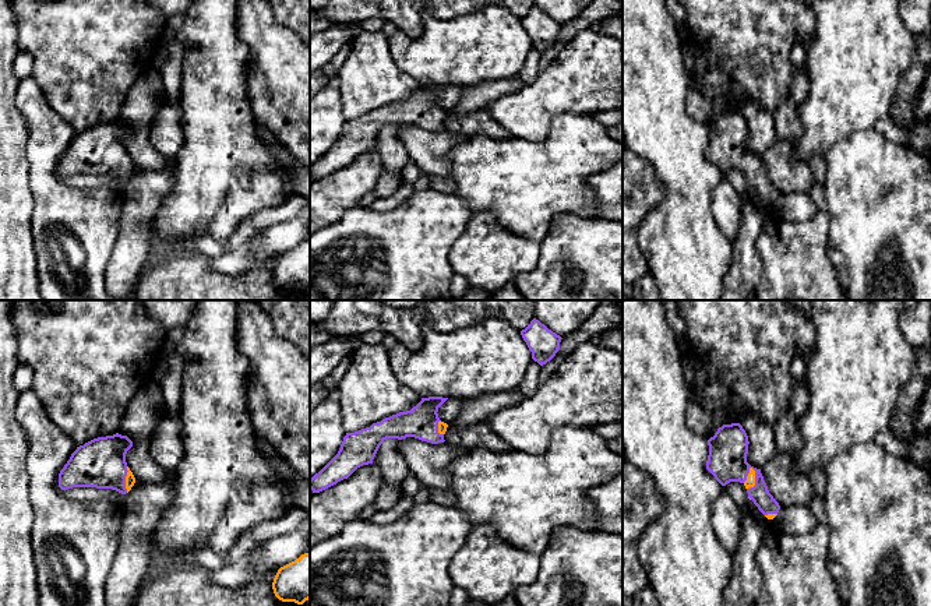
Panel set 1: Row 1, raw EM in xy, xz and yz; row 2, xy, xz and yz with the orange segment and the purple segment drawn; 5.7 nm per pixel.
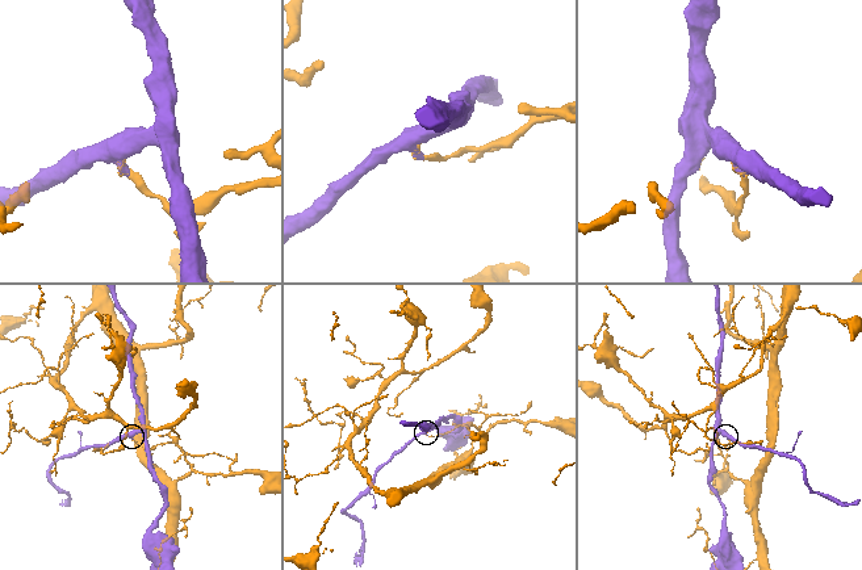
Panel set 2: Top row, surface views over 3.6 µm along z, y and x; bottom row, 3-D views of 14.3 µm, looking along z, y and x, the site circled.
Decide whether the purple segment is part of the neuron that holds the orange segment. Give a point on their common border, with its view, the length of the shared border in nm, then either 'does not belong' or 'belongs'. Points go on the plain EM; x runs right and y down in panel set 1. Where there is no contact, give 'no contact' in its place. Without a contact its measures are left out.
contact yz (754, 166); length 140 nm; does not belong

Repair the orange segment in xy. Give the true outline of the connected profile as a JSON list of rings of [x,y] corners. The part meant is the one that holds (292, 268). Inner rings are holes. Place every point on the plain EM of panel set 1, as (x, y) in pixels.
[[[310,239],[281,254],[274,265],[272,276],[282,289],[303,292],[310,286]]]

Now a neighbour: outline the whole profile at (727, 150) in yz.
[[[740,110],[723,112],[708,127],[706,156],[722,173],[726,173],[730,169],[744,170],[752,155],[755,158],[755,173],[747,176],[748,184],[764,202],[777,201],[780,193],[769,180],[761,156],[747,149],[748,131],[748,123]]]

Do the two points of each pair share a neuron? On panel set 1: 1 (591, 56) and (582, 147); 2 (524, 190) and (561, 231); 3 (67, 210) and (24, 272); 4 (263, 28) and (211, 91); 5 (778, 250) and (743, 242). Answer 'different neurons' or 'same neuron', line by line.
1: different neurons
2: different neurons
3: different neurons
4: different neurons
5: different neurons

